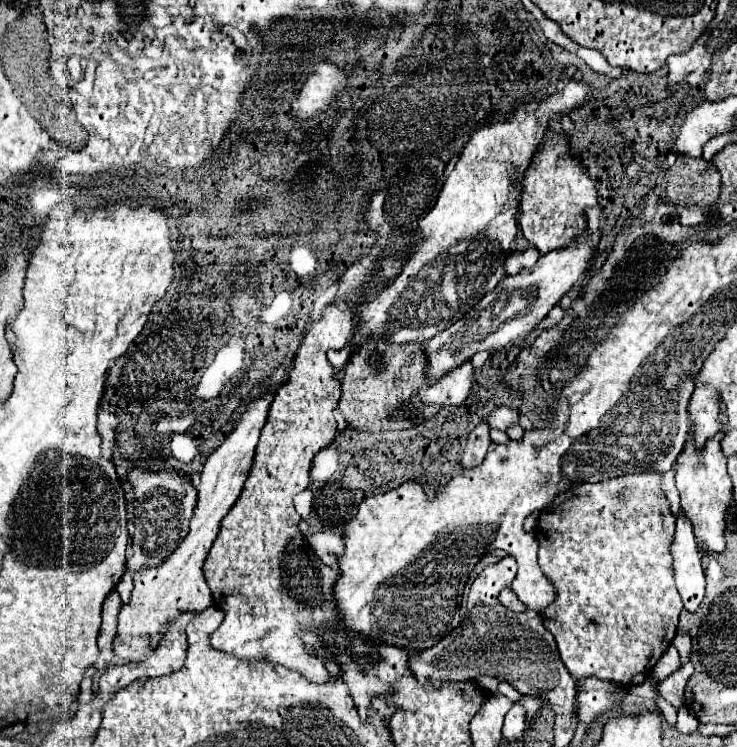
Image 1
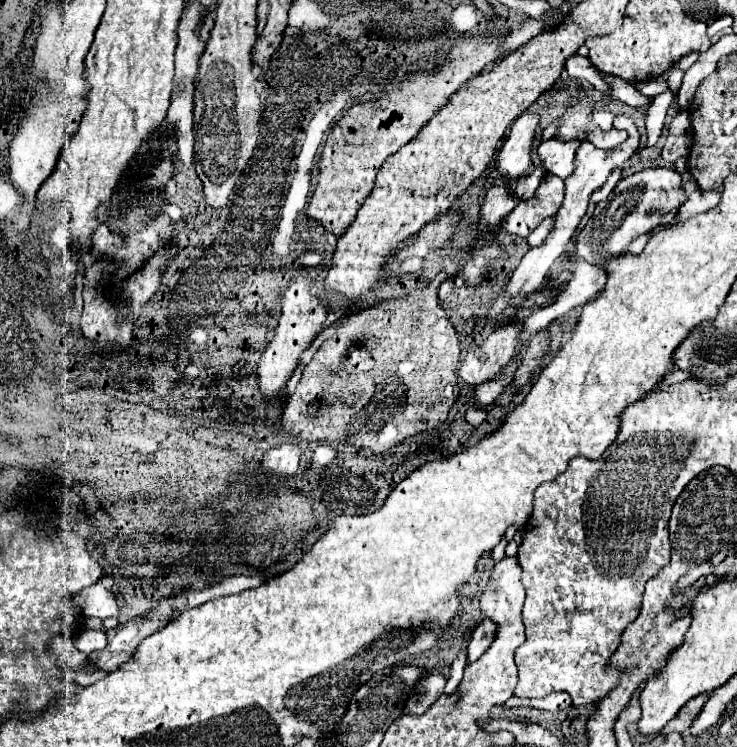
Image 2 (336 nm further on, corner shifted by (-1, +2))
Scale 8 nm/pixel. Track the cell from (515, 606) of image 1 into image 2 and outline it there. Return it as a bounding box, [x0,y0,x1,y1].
[467,620,499,662]

